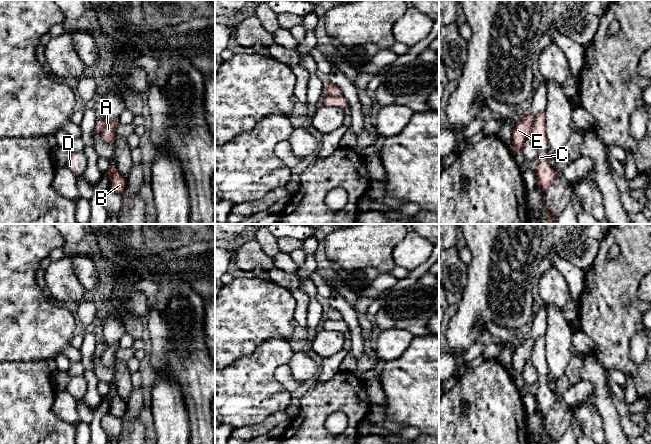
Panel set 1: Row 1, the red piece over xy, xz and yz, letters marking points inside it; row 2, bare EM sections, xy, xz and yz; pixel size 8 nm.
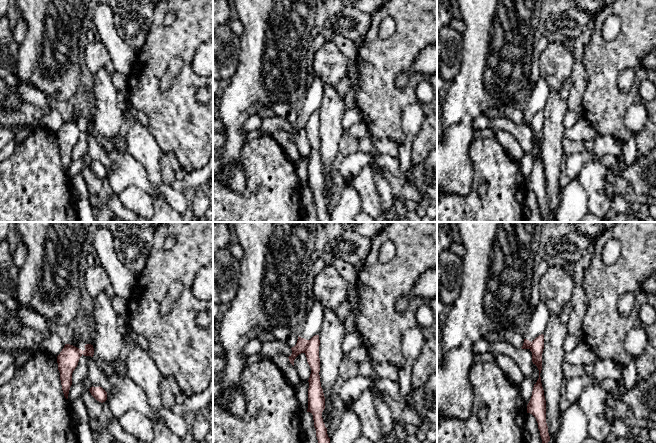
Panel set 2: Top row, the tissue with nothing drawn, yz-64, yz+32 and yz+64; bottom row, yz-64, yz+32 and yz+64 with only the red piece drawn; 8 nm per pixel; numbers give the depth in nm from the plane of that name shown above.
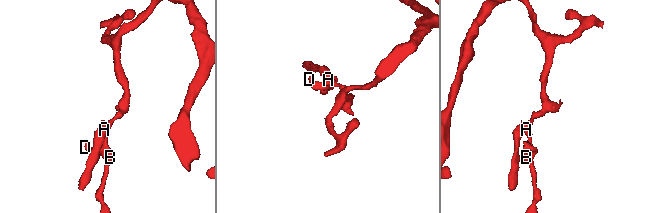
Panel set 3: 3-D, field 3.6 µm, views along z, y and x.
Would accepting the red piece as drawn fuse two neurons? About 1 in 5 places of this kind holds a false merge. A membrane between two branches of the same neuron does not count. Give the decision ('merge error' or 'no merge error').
merge error

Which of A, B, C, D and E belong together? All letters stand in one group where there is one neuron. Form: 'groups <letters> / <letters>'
groups A B C D / E

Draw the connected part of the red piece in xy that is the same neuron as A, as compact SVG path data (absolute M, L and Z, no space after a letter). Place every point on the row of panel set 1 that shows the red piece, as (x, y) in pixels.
M102 117L99 122L98 134L106 142L113 142L115 140L115 131L120 125L119 119L110 119Z

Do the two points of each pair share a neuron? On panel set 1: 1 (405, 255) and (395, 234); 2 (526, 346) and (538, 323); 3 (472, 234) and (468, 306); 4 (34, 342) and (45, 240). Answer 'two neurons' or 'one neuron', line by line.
1: two neurons
2: one neuron
3: one neuron
4: one neuron

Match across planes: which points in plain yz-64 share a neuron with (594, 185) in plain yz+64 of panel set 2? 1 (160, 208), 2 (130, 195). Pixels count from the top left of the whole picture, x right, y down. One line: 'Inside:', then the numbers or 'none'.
Inside: 2

